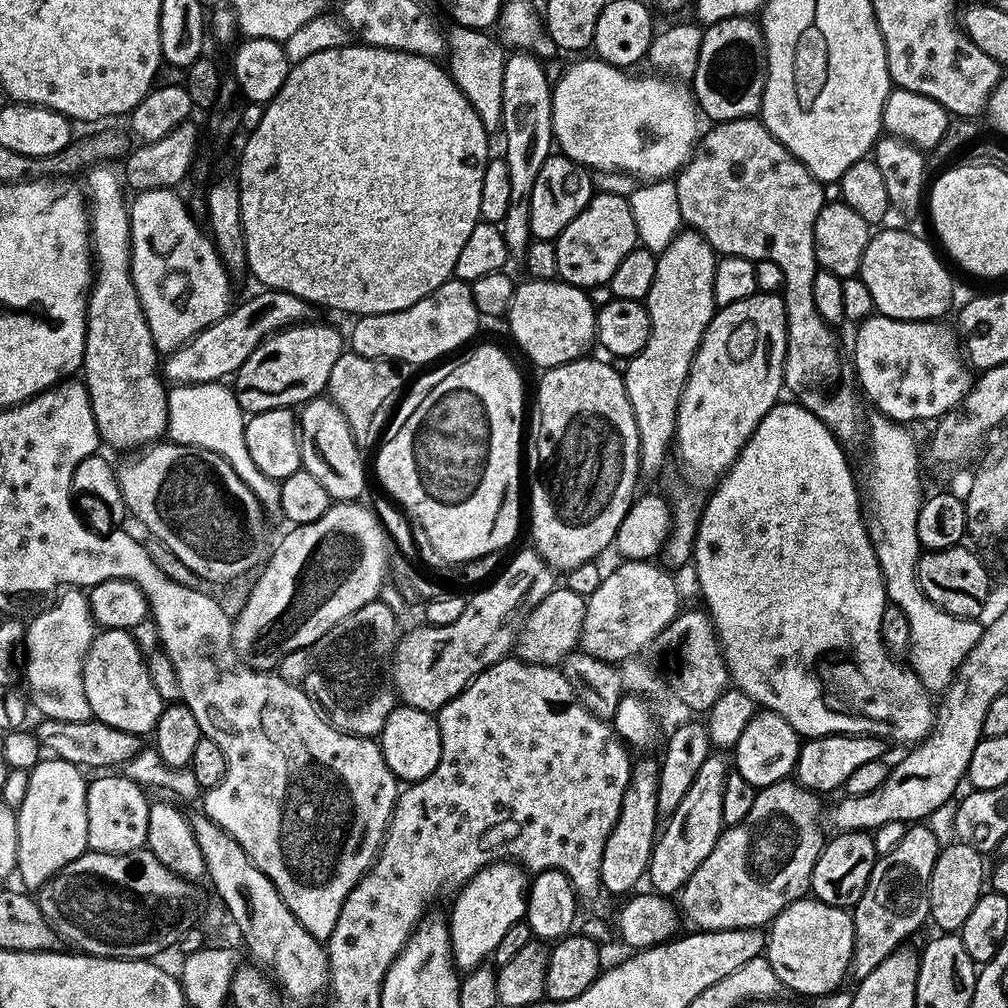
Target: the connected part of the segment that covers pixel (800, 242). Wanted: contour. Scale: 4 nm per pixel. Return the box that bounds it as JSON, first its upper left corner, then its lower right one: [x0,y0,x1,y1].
[675,118,826,310]

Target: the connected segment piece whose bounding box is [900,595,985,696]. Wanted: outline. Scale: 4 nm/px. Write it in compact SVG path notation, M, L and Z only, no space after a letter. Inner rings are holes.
M925 596L917 600L903 601L900 604L910 622L910 651L906 658L914 673L923 682L923 686L934 696L942 696L952 685L969 655L976 649L984 636L985 627L979 621L958 619L935 607Z

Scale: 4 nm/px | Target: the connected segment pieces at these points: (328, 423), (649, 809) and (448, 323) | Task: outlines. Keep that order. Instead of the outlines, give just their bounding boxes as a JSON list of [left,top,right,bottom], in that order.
[[302,398,368,502],[600,760,660,896],[350,278,482,365]]

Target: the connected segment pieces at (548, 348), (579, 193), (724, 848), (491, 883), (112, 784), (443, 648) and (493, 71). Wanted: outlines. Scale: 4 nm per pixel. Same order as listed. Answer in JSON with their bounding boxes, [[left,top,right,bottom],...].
[[507,282,598,370],[526,154,594,240],[683,779,826,930],[448,861,529,972],[88,774,153,856],[395,550,542,714],[446,26,505,134]]

